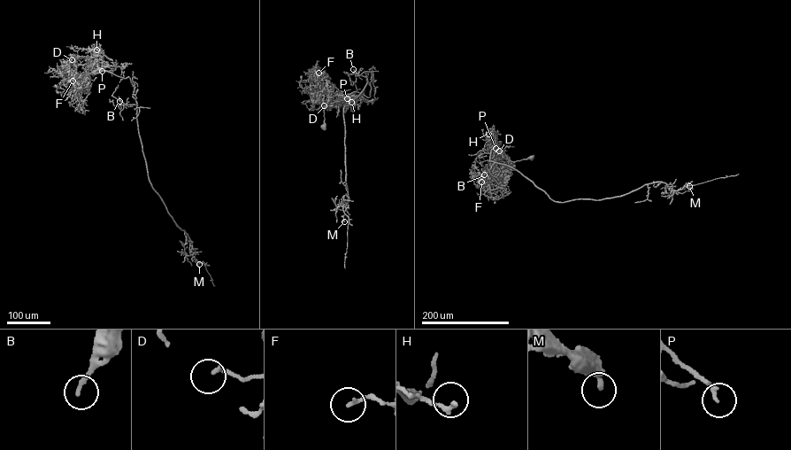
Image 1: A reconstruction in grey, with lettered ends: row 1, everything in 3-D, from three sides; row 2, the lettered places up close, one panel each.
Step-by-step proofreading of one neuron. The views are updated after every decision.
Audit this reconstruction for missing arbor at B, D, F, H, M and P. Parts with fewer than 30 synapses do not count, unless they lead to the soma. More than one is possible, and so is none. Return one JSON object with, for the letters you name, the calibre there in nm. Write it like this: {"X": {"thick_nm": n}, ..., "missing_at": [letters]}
{"missing_at": []}

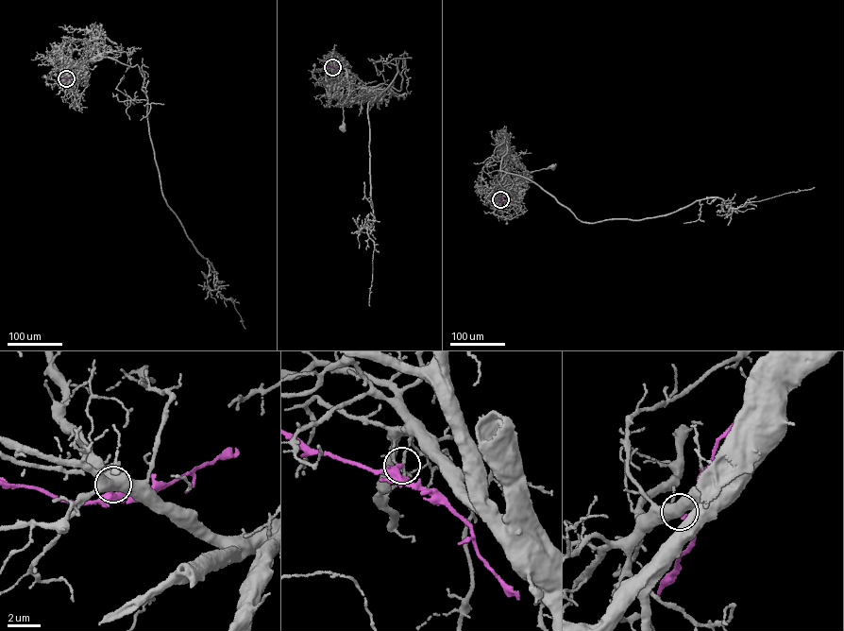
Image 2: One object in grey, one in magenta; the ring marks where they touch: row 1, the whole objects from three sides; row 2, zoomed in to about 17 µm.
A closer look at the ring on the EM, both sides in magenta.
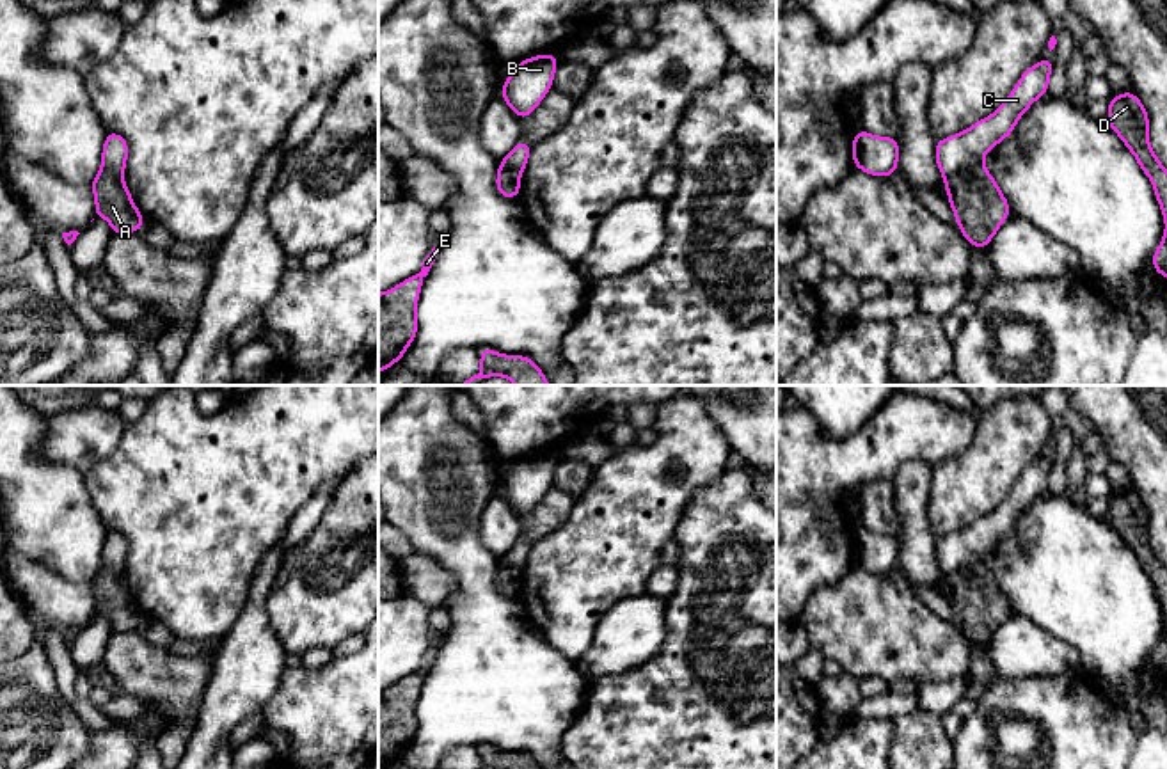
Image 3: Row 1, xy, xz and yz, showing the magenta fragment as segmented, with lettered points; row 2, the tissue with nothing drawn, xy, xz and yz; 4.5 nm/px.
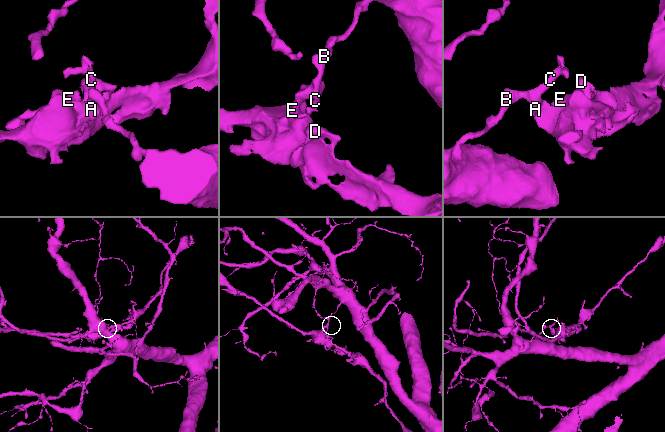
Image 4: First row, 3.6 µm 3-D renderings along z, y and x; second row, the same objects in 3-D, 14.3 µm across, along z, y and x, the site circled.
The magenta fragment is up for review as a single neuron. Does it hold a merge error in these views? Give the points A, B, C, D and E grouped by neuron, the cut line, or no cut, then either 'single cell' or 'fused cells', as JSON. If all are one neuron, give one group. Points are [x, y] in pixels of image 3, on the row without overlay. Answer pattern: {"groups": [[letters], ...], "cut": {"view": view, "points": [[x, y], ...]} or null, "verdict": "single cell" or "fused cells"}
{"groups": [["A", "D", "E"], ["B", "C"]], "cut": {"view": "yz", "points": [[981, 560], [954, 570], [945, 579]]}, "verdict": "fused cells"}

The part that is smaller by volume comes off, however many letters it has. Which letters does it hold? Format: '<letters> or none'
A, D, E

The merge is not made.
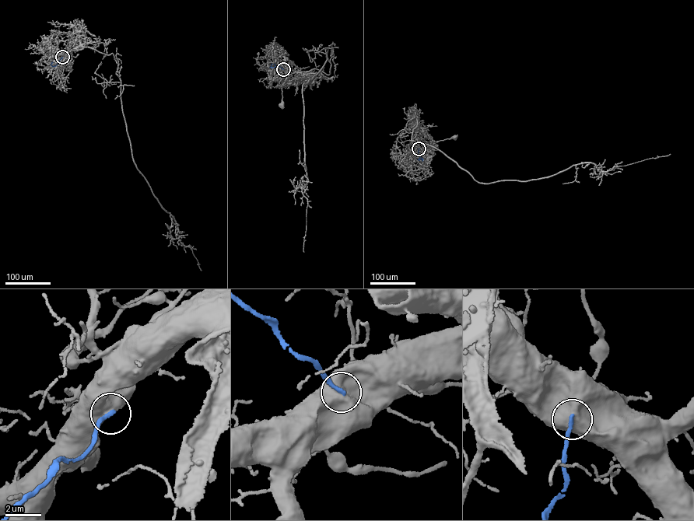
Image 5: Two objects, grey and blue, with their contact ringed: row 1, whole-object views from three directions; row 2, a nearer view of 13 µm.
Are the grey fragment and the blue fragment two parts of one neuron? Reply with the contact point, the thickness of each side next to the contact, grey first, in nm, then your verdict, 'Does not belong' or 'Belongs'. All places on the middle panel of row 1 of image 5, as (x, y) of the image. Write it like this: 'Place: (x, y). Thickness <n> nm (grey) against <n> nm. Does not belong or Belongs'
Place: (283, 69). Thickness 850 nm (grey) against 240 nm. Does not belong

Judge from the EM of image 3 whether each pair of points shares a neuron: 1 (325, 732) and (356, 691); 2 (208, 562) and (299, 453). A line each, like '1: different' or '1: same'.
1: same
2: same

